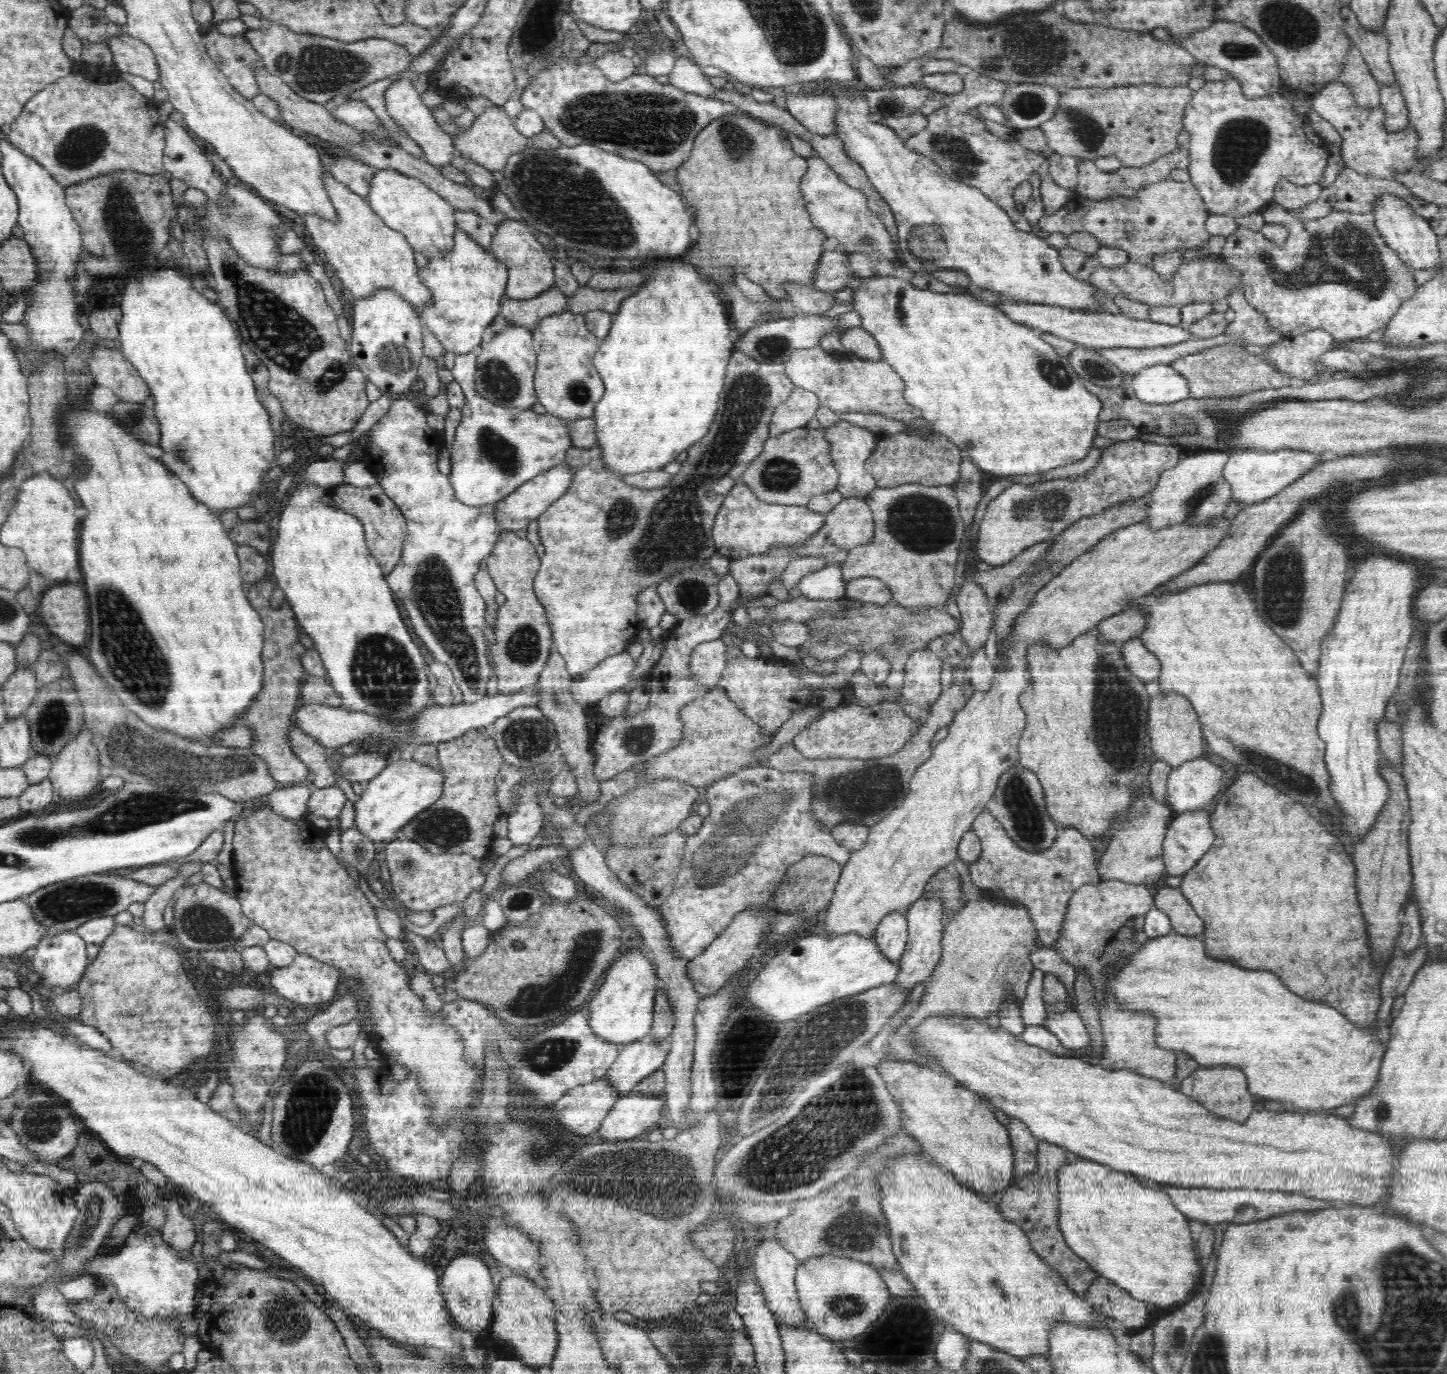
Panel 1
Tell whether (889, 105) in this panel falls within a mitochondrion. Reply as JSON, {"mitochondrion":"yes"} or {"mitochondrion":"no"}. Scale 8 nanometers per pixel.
{"mitochondrion":"yes"}

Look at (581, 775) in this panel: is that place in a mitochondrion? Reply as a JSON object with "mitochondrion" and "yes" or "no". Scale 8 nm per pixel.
{"mitochondrion":"no"}

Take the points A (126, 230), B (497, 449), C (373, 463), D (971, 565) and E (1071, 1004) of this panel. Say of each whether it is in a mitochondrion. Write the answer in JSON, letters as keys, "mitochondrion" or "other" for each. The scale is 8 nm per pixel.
{"A":"mitochondrion","B":"mitochondrion","C":"other","D":"other","E":"other"}

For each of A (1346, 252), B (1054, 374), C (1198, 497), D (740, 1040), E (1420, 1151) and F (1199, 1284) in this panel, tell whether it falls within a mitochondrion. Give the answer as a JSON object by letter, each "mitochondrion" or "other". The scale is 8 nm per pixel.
{"A":"mitochondrion","B":"mitochondrion","C":"mitochondrion","D":"other","E":"other","F":"other"}

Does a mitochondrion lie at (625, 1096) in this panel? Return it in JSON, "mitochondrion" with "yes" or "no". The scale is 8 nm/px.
{"mitochondrion":"no"}

